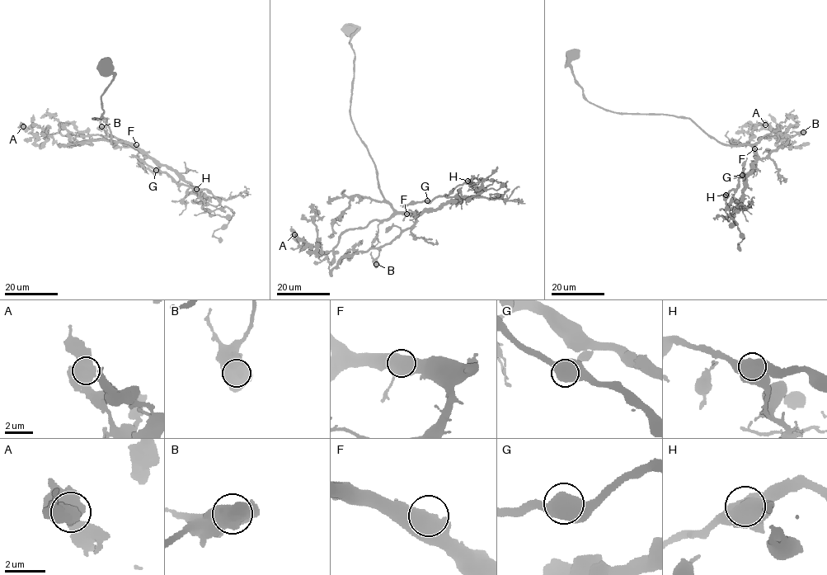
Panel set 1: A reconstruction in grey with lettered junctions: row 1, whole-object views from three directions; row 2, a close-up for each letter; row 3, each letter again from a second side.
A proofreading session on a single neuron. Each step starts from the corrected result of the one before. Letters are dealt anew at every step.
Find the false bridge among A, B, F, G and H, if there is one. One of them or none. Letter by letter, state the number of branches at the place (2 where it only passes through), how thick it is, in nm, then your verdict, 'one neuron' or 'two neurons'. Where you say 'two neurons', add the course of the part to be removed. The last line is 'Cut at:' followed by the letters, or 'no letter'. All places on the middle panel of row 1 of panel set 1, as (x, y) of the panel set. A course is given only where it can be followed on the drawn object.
A: 2 branches meet; 750 nm thick; one neuron
B: 2 branches meet; 700 nm thick; one neuron
F: 2 branches meet; 700 nm thick; one neuron
G: 2 branches meet; 750 nm thick; one neuron
H: 2 branches meet; 750 nm thick; two neurons; foreign part runs (467, 181), (475, 178), (501, 182), (507, 188), (505, 193), (497, 199), (490, 196), (498, 196)
Cut at: H

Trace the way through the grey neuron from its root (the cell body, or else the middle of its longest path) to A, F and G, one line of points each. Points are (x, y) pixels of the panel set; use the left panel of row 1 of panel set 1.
A: (105, 63), (113, 80), (91, 118), (106, 120), (112, 143), (124, 142), (53, 133), (41, 145), (23, 126)
F: (105, 63), (113, 80), (101, 96), (104, 111), (101, 118), (91, 118), (106, 120), (112, 143), (136, 144)
G: (105, 63), (113, 80), (91, 118), (106, 120), (112, 143), (135, 144), (204, 201), (156, 170)

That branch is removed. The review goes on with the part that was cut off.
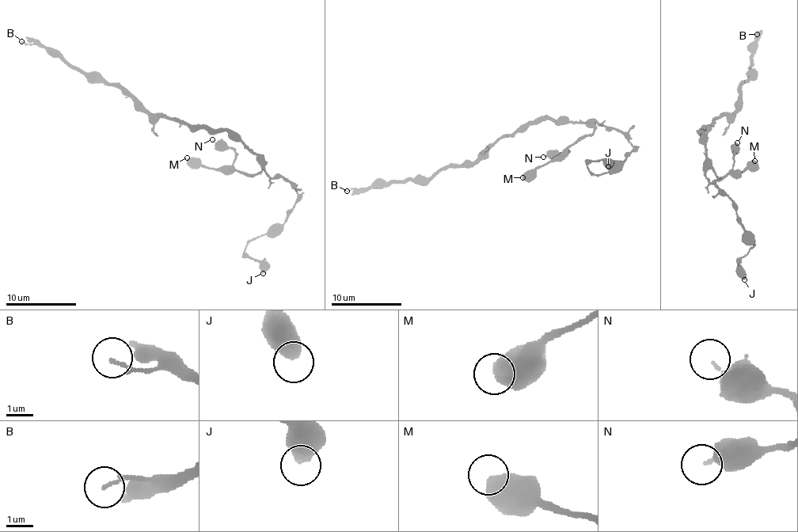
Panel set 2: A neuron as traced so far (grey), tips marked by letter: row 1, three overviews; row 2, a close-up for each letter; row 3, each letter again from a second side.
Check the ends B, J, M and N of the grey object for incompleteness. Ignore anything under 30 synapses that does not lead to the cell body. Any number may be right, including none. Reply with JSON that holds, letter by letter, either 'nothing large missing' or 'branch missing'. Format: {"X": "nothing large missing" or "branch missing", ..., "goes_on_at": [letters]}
{"B": "branch missing", "J": "nothing large missing", "M": "nothing large missing", "N": "nothing large missing", "goes_on_at": ["B"]}

